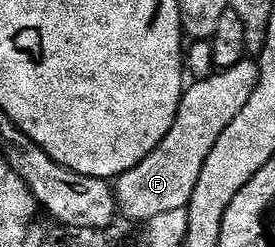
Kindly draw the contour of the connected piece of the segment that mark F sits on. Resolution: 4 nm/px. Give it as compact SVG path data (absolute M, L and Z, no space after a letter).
M250 58L242 59L232 67L216 70L208 79L194 80L184 90L175 123L157 149L153 149L145 161L114 180L118 214L122 218L124 215L127 219L136 219L139 225L143 225L153 217L161 217L161 213L187 207L193 197L193 189L197 189L201 169L213 145L217 145L217 137L221 137L233 117L245 109L258 80L259 64Z

